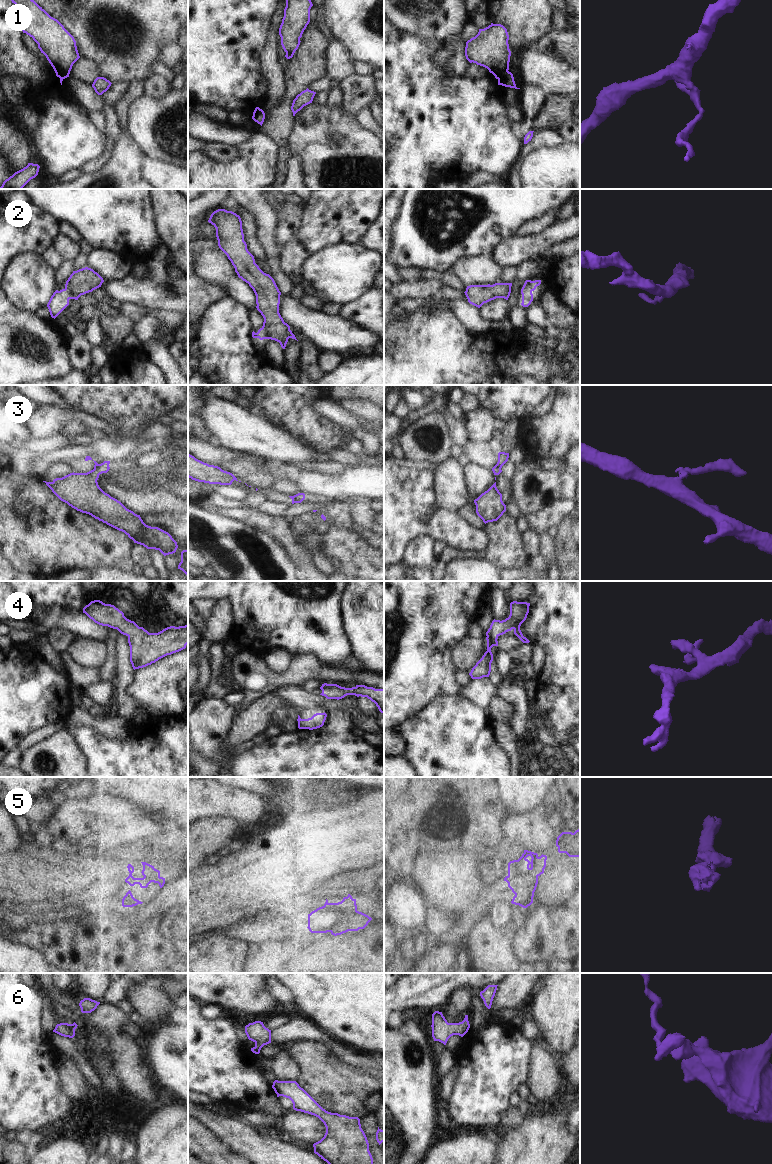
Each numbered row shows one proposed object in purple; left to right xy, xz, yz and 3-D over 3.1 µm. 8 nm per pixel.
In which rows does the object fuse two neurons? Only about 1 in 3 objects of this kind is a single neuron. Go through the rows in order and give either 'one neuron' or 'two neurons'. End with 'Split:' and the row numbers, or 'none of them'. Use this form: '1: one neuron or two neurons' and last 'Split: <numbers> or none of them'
1: two neurons
2: two neurons
3: two neurons
4: one neuron
5: one neuron
6: one neuron
Split: 1, 2, 3

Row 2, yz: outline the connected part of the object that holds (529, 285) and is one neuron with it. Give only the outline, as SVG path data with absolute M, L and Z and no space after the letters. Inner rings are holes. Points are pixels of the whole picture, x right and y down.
M526 280L521 291L522 290L527 290L529 292L532 292L536 289L537 286L539 286L541 284L541 280L535 280L535 281L531 281L531 280Z

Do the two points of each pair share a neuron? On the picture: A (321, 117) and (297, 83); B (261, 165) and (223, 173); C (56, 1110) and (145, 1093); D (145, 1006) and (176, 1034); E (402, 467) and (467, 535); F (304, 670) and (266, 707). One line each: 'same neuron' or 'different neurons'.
A: different neurons
B: same neuron
C: different neurons
D: different neurons
E: same neuron
F: different neurons

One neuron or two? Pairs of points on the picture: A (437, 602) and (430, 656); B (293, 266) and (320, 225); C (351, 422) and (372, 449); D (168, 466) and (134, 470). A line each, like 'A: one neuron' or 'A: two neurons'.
A: one neuron
B: one neuron
C: one neuron
D: one neuron

